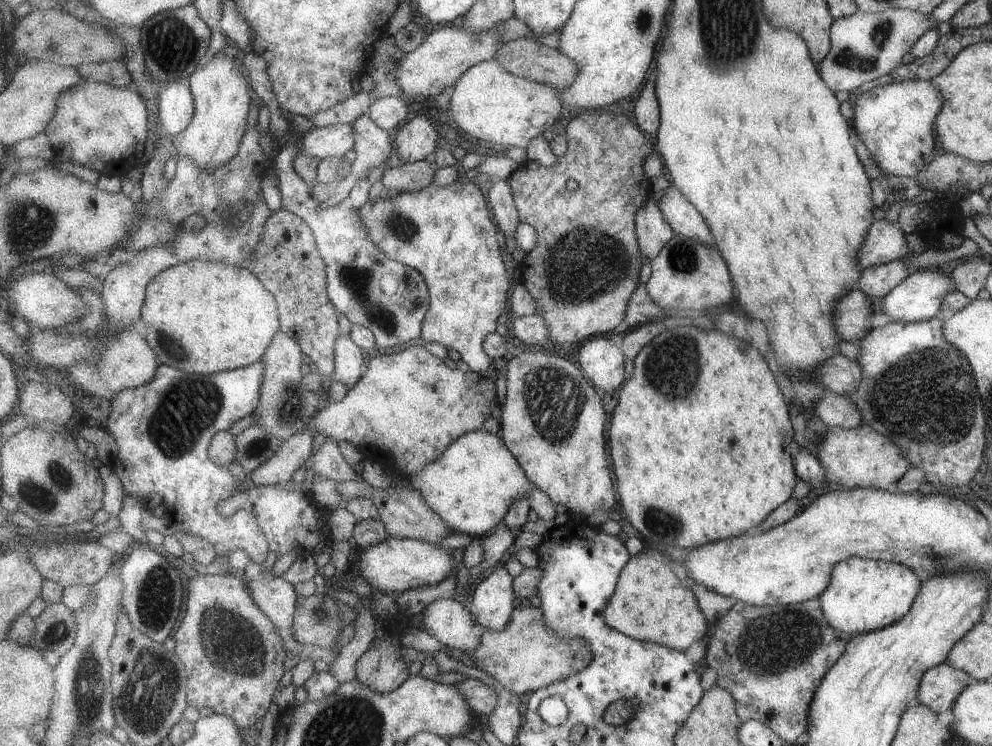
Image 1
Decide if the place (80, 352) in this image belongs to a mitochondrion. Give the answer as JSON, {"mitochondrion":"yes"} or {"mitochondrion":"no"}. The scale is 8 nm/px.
{"mitochondrion":"no"}

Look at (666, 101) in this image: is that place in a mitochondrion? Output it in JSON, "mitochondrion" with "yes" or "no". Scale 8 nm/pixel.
{"mitochondrion":"no"}

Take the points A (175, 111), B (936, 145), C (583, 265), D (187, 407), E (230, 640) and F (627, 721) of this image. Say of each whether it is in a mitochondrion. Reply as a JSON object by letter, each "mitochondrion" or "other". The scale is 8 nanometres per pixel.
{"A":"other","B":"other","C":"mitochondrion","D":"mitochondrion","E":"mitochondrion","F":"other"}

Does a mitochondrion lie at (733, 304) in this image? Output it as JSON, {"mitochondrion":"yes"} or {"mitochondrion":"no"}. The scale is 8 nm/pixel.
{"mitochondrion":"no"}

